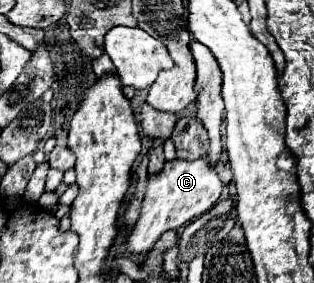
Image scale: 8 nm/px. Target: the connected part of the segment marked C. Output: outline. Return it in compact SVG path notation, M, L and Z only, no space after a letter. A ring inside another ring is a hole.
M178 158L172 162L166 162L160 174L148 178L148 188L142 200L142 212L128 236L126 248L136 254L148 252L166 230L182 228L188 222L202 216L204 212L208 212L218 202L222 194L222 186L224 184L218 178L216 170L204 158L198 158L194 162L178 160Z

